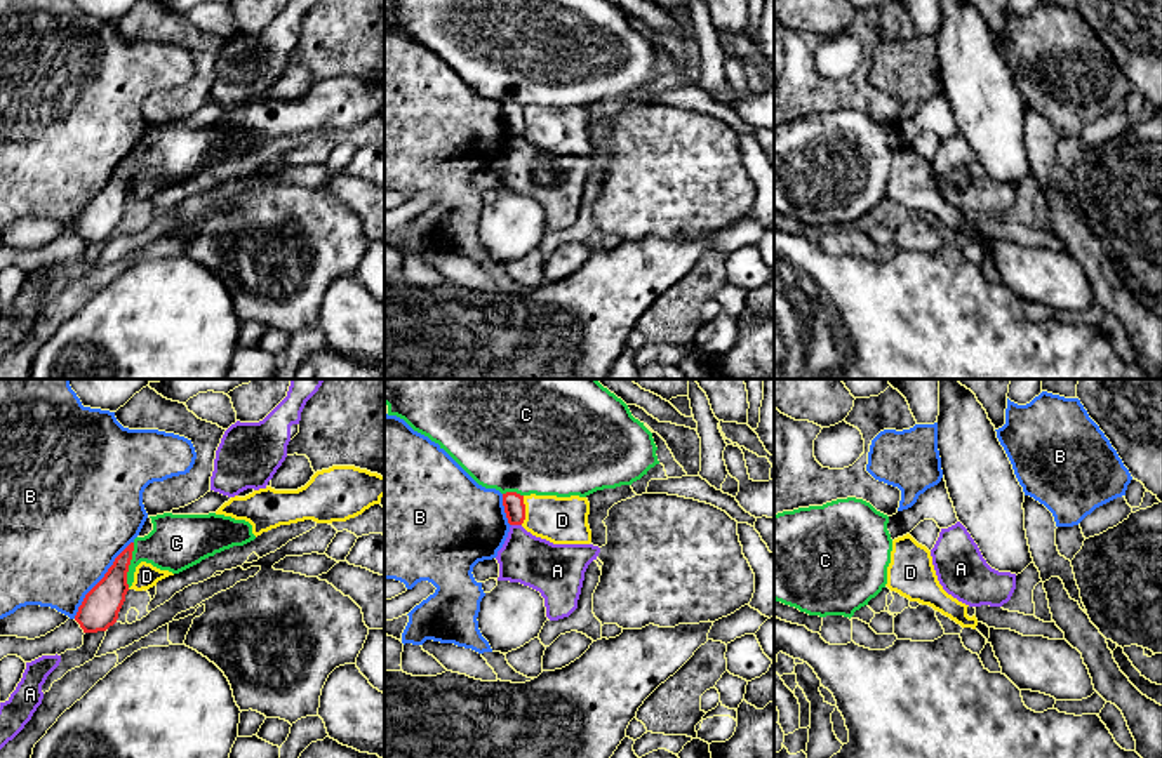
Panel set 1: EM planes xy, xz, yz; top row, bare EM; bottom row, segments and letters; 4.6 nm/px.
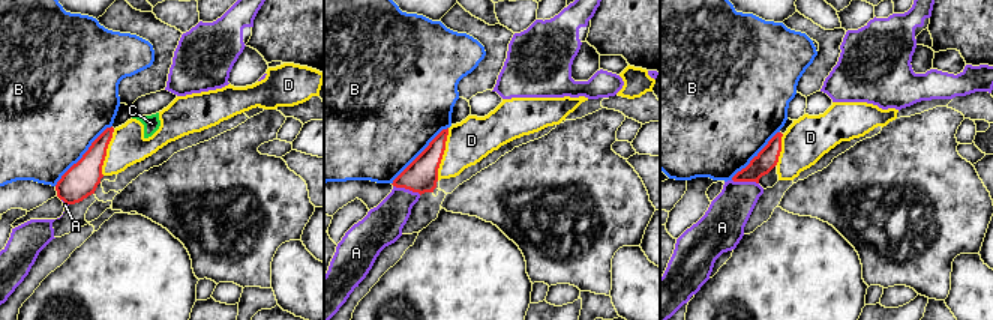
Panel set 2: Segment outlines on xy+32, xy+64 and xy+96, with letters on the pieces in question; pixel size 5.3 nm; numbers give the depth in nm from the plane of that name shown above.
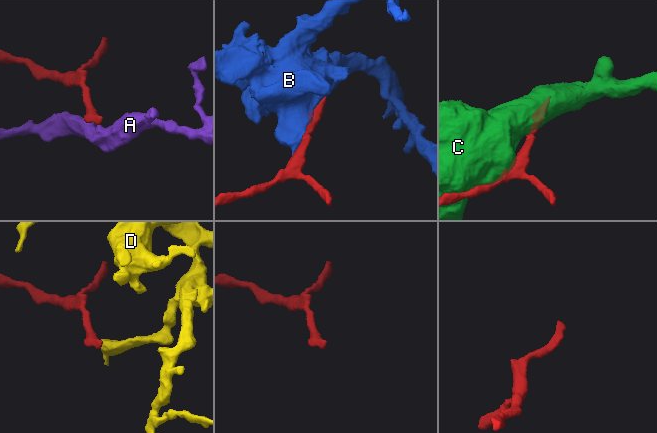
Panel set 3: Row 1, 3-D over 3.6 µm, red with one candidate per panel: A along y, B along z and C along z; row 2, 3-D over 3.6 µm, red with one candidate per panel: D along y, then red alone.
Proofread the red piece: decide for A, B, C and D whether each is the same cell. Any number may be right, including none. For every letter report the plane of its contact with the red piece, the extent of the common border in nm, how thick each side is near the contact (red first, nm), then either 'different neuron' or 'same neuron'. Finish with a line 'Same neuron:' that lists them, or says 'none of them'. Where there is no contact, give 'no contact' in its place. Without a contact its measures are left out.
A: contact in xz; length 50 nm; calibres 100 and 240 nm; different neuron
B: contact in xy; length 460 nm; calibres 180 and 500 nm; different neuron
C: contact in xy; length 220 nm; calibres 180 and 260 nm; different neuron
D: contact in xz; length 140 nm; calibres 100 and 220 nm; different neuron
Same neuron: none of them

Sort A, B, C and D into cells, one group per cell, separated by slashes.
A / B / C / D

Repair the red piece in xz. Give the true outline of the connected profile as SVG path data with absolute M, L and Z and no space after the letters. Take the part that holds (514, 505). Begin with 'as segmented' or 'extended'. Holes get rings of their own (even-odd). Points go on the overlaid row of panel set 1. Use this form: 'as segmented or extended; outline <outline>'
as segmented; outline M517 492L503 494L503 506L510 525L522 525L525 520L524 495Z

